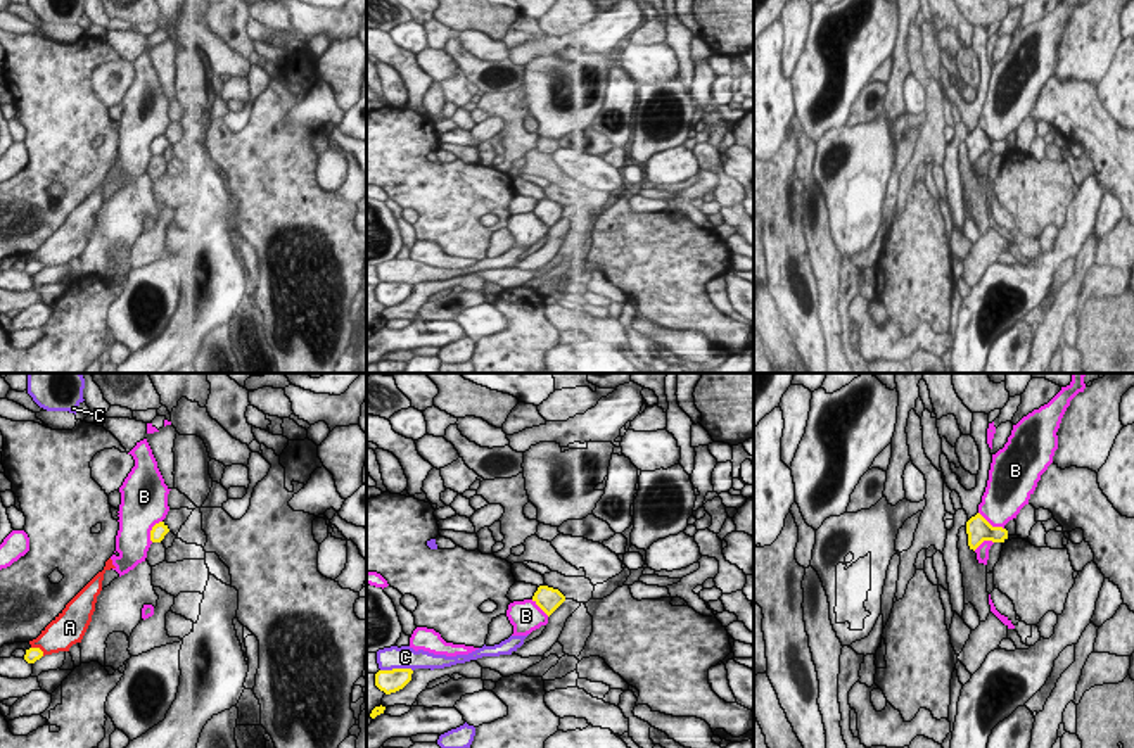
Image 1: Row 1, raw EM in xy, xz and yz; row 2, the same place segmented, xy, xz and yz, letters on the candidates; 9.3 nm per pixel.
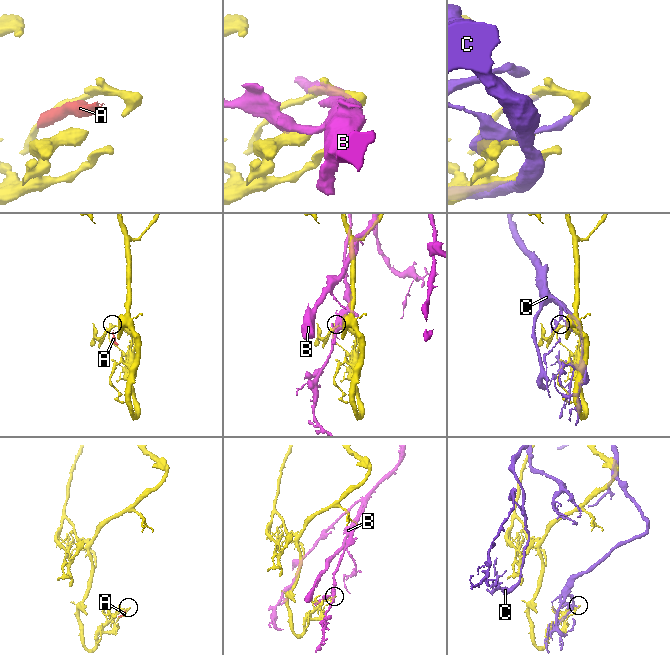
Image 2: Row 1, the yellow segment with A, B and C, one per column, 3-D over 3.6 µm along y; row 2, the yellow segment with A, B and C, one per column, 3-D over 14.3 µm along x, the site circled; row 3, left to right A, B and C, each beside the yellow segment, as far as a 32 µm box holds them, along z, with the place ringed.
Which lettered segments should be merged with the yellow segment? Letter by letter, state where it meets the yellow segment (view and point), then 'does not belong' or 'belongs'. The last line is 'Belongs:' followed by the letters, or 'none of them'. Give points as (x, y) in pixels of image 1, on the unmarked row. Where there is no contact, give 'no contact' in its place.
A: meets yellow in xy at (38, 261); does not belong
B: meets yellow in yz at (989, 137); does not belong
C: meets yellow in xz at (396, 282); does not belong
Belongs: none of them

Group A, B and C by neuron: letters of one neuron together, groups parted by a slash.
A B / C

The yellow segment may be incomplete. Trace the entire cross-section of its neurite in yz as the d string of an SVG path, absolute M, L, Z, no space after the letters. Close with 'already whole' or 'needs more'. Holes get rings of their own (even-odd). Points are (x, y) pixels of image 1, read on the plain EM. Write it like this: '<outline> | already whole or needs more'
M980 126L966 135L968 159L977 162L984 154L1004 155L1008 143L1003 140L992 140Z | already whole

